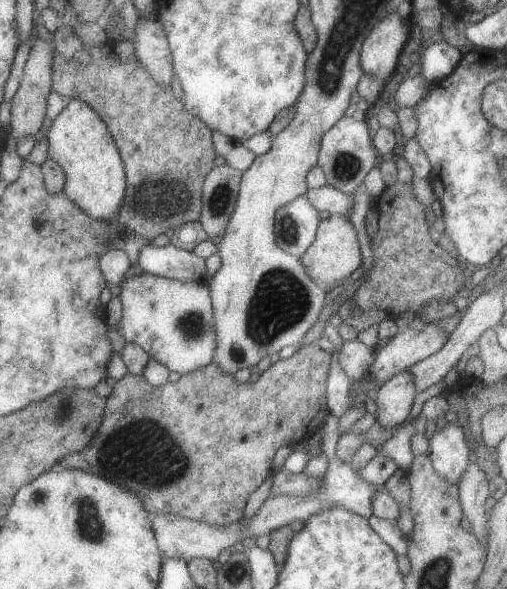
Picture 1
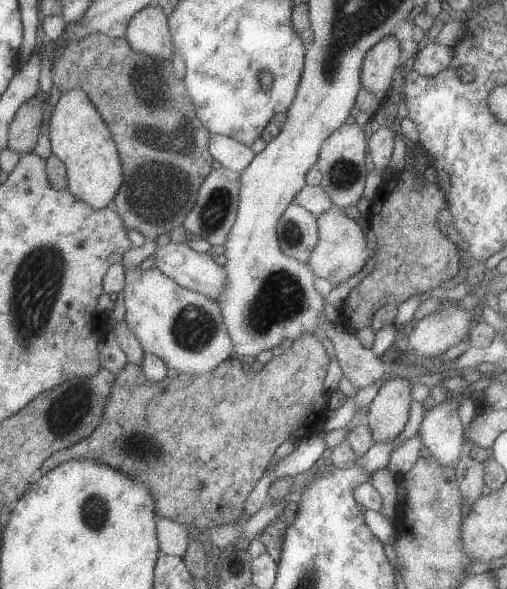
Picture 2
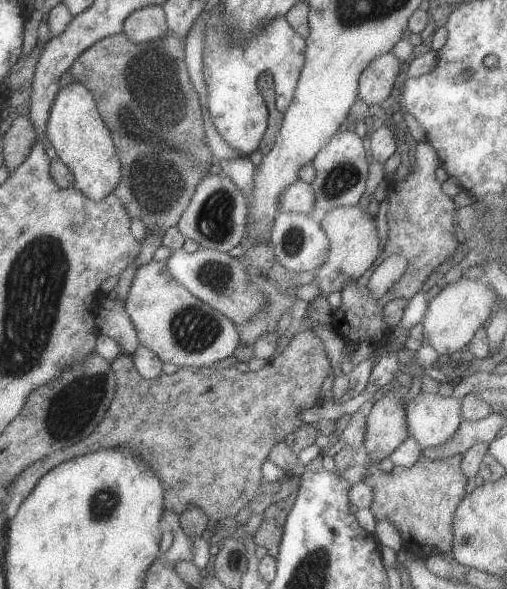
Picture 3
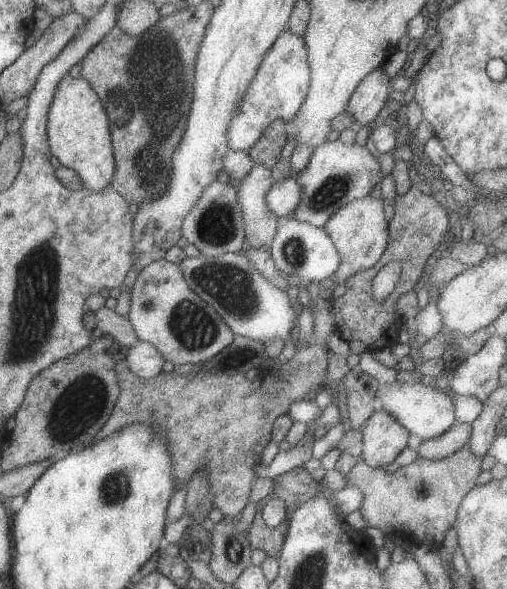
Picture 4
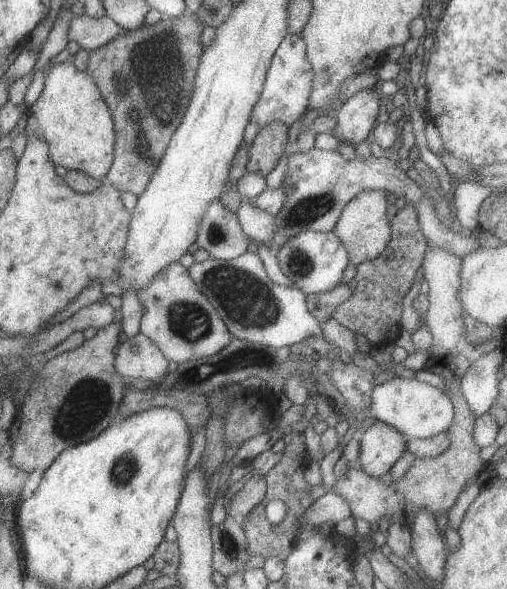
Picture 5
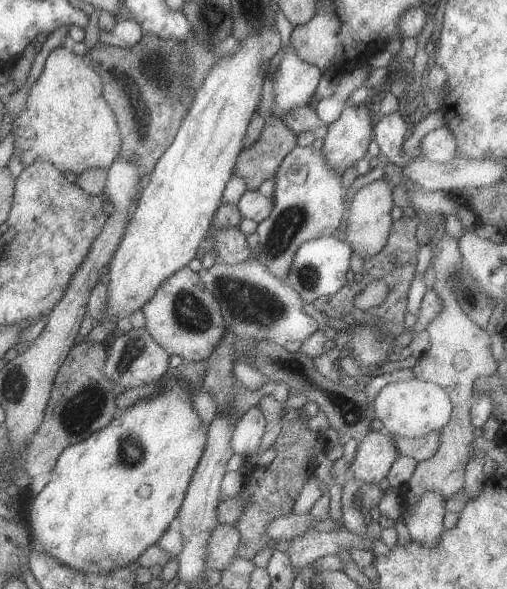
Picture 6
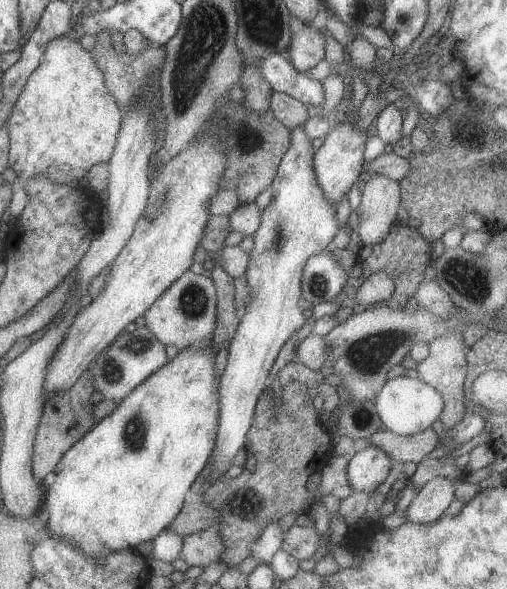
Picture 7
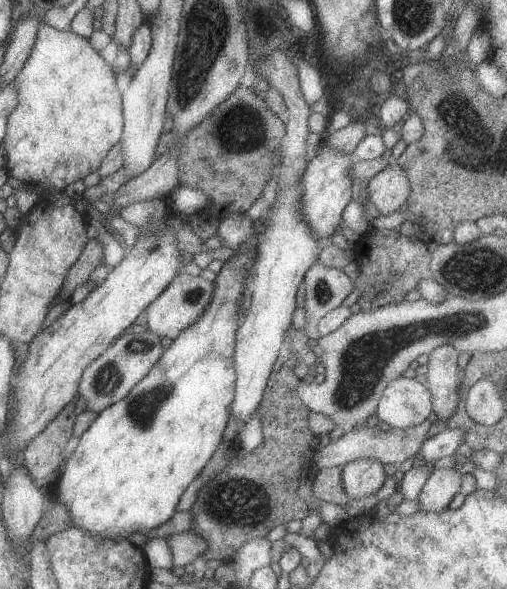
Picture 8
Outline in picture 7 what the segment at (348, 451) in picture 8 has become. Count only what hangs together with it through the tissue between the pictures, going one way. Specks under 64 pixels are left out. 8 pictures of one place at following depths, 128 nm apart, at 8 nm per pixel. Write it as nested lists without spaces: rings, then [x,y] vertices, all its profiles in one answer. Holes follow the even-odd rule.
[[[431,426],[407,437],[382,427],[371,434],[366,442],[385,451],[394,462],[414,462],[417,465],[437,448],[439,437]]]

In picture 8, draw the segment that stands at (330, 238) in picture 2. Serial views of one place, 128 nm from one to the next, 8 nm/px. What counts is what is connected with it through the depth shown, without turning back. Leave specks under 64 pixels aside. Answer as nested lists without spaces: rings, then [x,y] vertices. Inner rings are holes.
[[[394,162],[369,180],[368,190],[370,202],[382,215],[389,215],[407,202],[411,184],[405,168]]]

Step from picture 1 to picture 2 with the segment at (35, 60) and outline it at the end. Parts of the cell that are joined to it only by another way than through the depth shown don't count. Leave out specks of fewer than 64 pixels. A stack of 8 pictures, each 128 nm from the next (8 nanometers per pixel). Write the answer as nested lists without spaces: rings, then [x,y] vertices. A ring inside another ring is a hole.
[[[35,95],[18,109],[9,126],[8,149],[19,155],[33,152],[41,132],[43,104]]]

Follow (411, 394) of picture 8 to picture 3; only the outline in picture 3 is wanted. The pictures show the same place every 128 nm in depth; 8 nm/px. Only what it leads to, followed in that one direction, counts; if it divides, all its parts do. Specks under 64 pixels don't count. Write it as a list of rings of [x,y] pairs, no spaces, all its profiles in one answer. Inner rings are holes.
[[[419,392],[416,396],[404,399],[407,427],[410,436],[414,437],[421,447],[442,444],[451,439],[458,430],[461,417],[461,399],[445,397],[440,393]]]

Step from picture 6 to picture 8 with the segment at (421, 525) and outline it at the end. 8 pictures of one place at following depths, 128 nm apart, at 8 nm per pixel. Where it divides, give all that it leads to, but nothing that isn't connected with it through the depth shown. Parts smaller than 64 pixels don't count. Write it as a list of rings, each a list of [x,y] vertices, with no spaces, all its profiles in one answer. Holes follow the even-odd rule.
[[[454,467],[431,471],[418,498],[422,510],[438,512],[448,508],[453,496],[461,491],[462,475]]]

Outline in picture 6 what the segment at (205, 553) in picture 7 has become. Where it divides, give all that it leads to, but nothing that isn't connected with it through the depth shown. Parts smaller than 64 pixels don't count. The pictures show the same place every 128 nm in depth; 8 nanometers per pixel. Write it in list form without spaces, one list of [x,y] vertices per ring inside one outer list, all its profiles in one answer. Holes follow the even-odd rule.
[[[218,523],[209,538],[205,561],[207,568],[224,570],[237,556],[241,534],[234,525]]]

